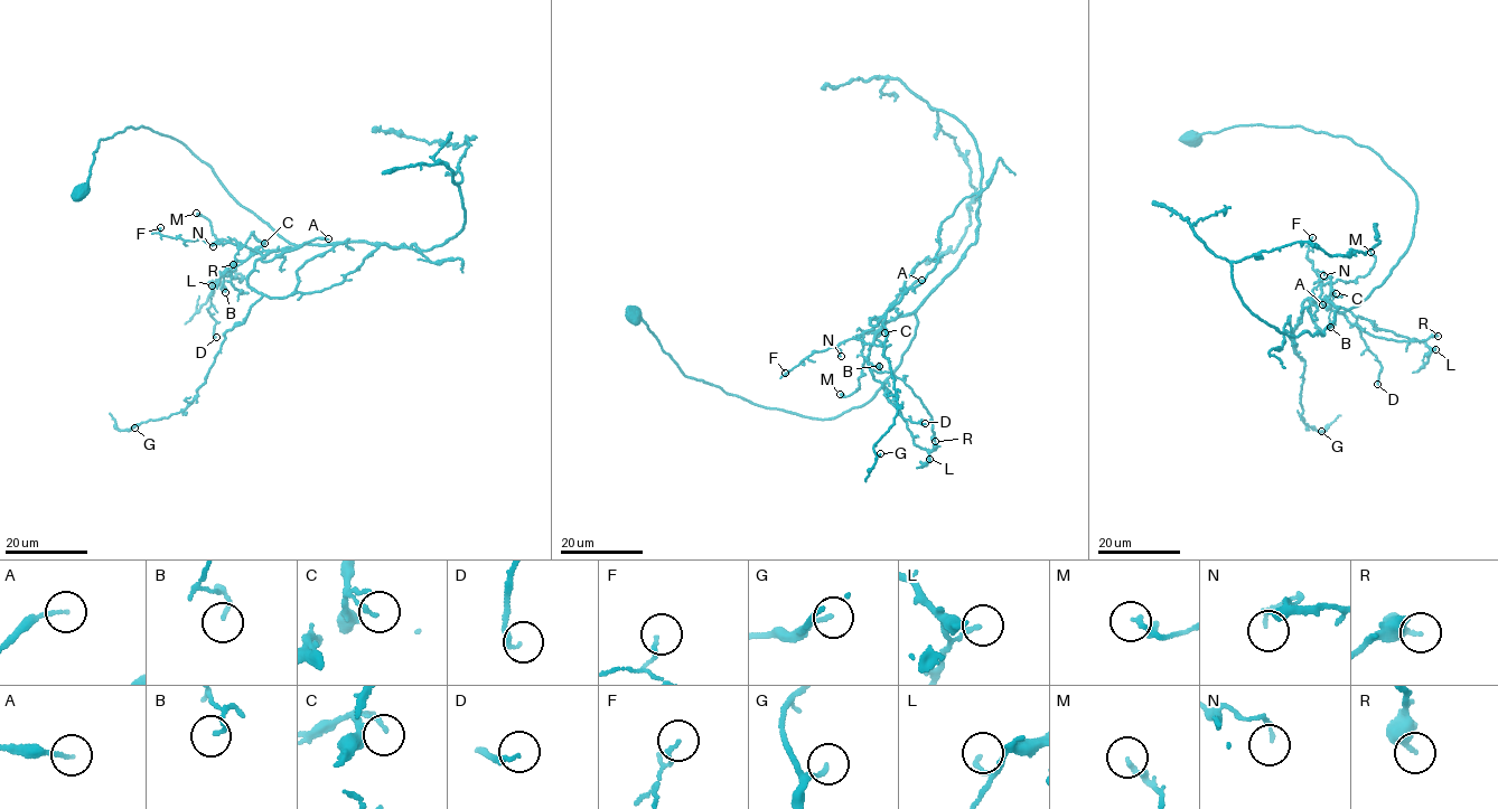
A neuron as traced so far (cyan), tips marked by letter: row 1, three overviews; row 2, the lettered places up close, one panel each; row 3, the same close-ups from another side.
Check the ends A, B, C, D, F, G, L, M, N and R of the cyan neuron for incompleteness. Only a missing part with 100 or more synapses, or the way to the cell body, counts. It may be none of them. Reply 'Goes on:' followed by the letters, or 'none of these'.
Goes on: none of these

